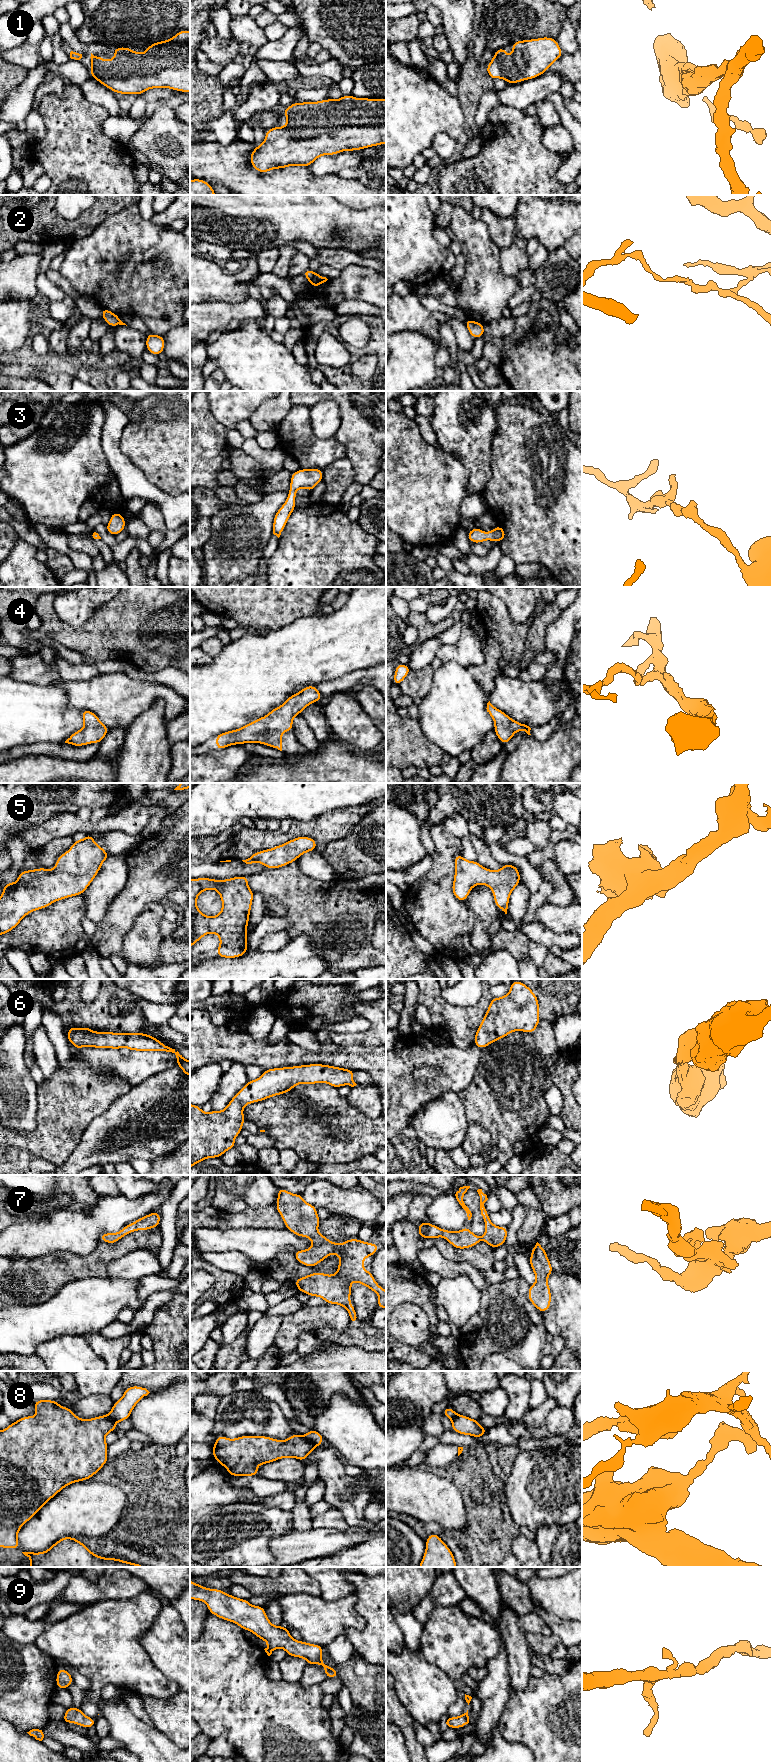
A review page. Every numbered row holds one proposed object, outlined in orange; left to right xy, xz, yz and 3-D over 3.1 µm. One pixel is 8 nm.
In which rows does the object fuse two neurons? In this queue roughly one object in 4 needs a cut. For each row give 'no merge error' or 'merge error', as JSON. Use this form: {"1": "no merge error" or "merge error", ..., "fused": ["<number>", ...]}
{"1": "no merge error", "2": "merge error", "3": "no merge error", "4": "no merge error", "5": "no merge error", "6": "no merge error", "7": "no merge error", "8": "merge error", "9": "no merge error", "fused": ["2", "8"]}

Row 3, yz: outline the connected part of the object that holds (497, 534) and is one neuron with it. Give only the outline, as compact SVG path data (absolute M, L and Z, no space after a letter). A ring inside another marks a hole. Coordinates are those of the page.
M498 524L498 526L488 533L485 533L483 530L475 527L471 531L467 532L467 536L470 542L472 543L483 543L486 539L491 542L500 541L502 542L505 537L505 530Z

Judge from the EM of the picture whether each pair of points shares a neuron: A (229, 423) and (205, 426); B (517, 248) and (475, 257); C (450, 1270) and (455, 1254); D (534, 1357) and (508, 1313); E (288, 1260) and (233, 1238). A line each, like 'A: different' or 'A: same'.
A: different
B: different
C: different
D: same
E: different

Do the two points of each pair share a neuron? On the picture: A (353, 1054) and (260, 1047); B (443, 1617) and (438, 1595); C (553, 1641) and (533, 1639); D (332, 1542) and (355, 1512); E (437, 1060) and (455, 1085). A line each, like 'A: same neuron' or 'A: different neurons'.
A: same neuron
B: different neurons
C: same neuron
D: different neurons
E: same neuron

